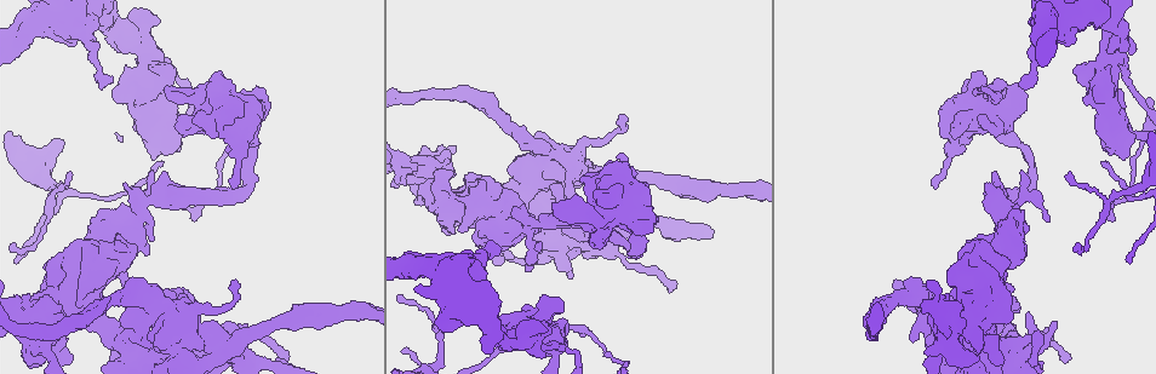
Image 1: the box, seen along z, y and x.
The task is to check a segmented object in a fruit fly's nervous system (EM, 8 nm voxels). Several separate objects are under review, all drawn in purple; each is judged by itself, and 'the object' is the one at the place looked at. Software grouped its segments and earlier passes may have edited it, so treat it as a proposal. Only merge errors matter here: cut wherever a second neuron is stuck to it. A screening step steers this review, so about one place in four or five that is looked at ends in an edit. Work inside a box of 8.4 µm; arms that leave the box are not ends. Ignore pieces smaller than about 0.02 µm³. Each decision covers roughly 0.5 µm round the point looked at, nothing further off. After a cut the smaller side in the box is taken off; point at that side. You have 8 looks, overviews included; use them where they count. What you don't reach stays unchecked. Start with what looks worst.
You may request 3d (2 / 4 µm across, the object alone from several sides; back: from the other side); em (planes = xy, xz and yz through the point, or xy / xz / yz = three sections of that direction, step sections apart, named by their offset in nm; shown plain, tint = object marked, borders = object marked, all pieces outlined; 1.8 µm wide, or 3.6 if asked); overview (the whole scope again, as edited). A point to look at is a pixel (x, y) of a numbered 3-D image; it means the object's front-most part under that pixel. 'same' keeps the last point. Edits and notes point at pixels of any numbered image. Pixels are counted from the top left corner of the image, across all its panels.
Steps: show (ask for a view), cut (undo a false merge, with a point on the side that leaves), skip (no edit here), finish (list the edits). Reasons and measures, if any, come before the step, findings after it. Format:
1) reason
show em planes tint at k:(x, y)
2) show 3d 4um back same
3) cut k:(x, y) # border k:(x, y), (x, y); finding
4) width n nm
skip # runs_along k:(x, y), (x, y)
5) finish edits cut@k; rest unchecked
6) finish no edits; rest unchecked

branch point
show em xy step 4 tint at 1:(224, 347)

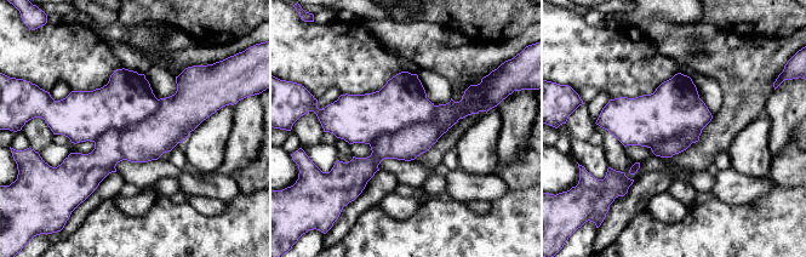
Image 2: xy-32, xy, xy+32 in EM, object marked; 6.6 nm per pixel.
show em xz step 8 tint same

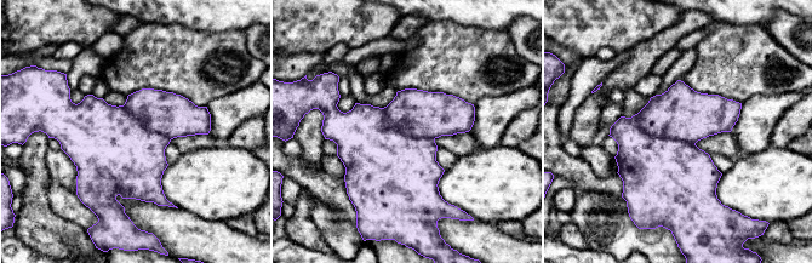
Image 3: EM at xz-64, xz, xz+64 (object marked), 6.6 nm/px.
width 480 nm
cut 3:(658, 172) # border 3:(638, 113), (650, 133), (695, 143); two neurons meet here

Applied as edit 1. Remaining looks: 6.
show 3d 4um at 1:(48, 317)

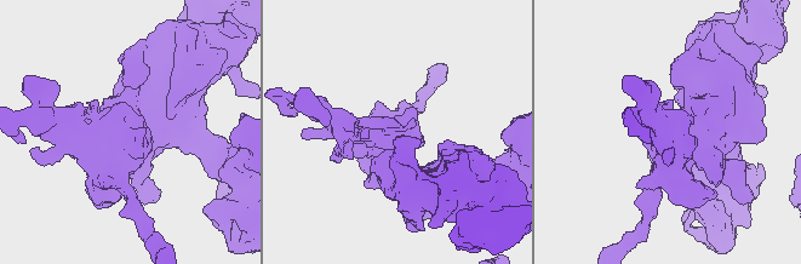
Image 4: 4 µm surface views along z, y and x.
show em 3.6um xy step 4 tint at 4:(125, 135)

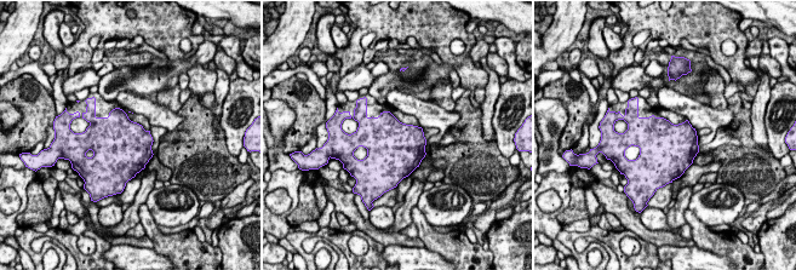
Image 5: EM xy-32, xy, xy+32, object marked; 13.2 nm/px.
cut it another way
show em 3.6um planes borders same

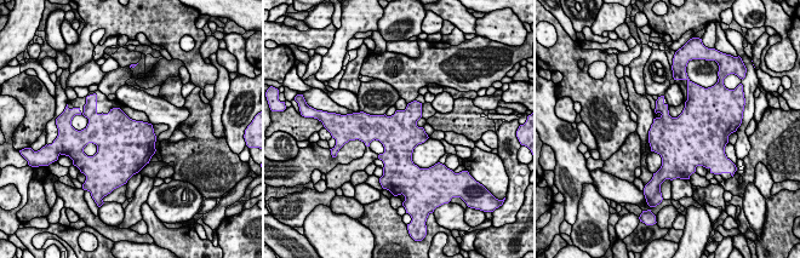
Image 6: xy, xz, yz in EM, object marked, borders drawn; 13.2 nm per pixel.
skip # one neuron here

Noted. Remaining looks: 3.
calibre changes
show em 3.6um yz step 8 tint at 1:(85, 32)

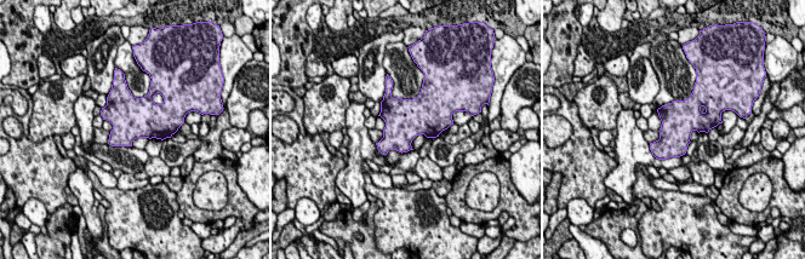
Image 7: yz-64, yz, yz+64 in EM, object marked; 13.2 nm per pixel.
skip # all the same neuron

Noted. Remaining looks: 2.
finish edits cut@3; rest unchecked

